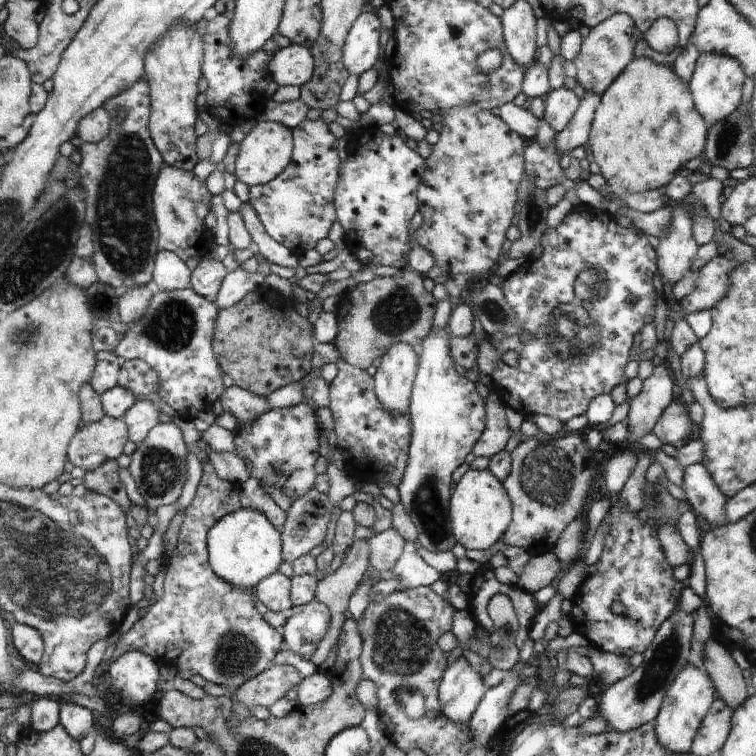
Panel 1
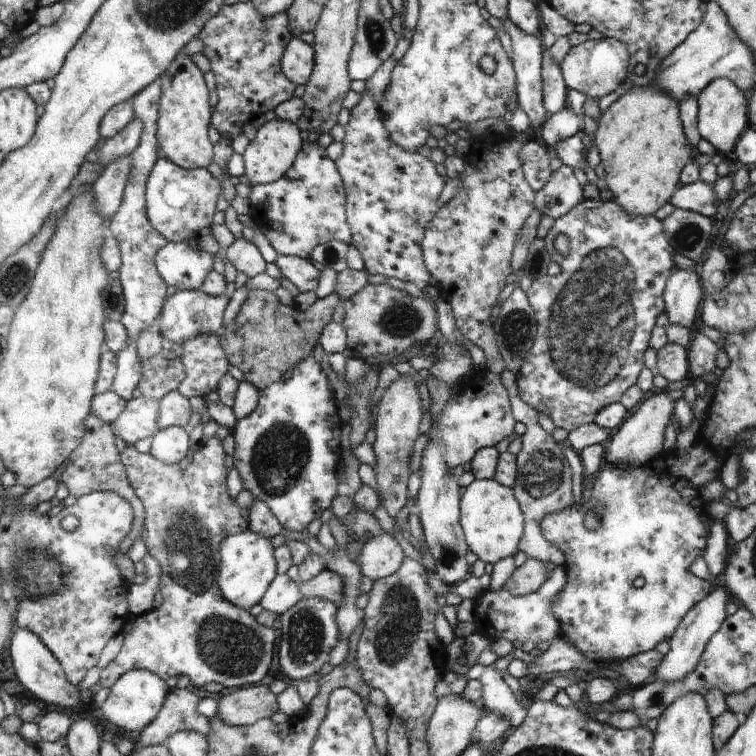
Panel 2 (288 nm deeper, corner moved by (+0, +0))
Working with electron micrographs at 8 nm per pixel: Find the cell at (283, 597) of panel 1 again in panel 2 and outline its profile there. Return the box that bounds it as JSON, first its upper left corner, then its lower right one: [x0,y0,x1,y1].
[261,574,303,616]

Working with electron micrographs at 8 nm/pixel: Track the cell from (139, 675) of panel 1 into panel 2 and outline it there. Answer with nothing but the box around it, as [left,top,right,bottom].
[101,668,171,736]

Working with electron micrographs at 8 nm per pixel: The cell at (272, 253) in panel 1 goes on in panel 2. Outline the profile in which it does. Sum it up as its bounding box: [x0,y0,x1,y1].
[275,254,321,292]

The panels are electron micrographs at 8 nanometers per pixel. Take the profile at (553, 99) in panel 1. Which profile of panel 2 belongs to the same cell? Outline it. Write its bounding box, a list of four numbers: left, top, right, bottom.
[541,106,581,148]

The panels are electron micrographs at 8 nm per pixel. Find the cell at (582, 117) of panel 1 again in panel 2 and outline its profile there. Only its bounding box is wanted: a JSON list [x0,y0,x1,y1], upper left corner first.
[535,166,583,220]

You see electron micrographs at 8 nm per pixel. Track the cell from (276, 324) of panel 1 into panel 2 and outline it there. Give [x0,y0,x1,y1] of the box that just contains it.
[221,290,341,392]

